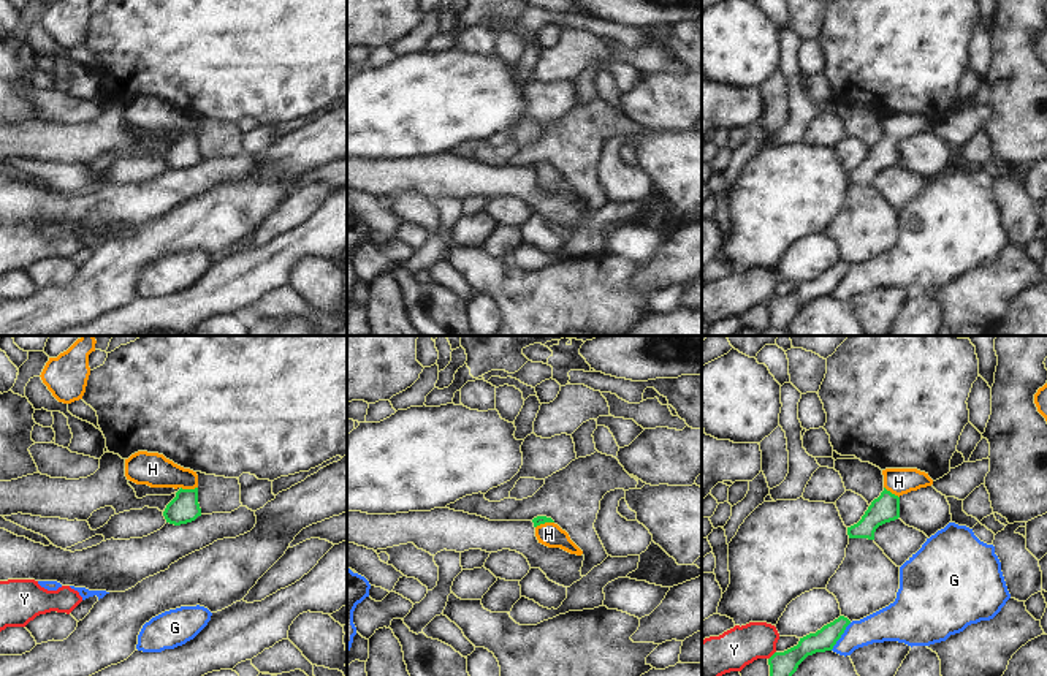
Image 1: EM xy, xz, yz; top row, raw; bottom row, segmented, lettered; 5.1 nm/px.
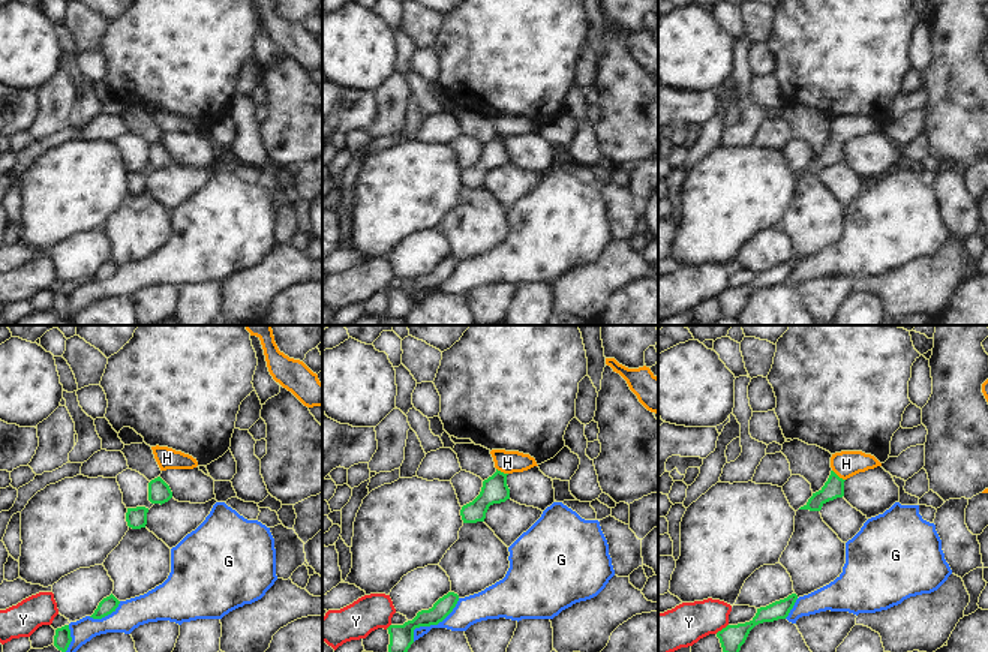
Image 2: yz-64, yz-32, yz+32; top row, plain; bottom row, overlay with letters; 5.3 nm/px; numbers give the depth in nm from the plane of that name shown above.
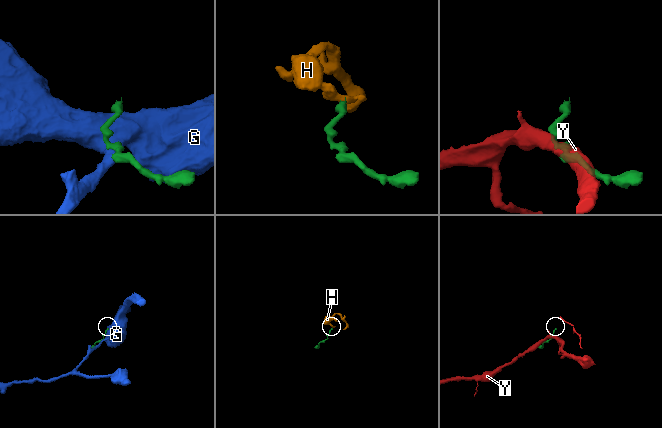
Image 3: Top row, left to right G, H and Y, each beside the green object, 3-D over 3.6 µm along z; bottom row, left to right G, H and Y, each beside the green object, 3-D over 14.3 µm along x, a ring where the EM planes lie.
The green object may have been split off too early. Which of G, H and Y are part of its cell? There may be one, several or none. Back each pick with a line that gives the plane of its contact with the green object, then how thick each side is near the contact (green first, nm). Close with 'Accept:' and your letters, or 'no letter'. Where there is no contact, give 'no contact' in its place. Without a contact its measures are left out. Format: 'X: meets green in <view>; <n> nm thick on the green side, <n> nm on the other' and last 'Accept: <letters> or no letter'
H: meets green in xy; 150 nm thick on the green side, 170 nm on the other
Accept: H

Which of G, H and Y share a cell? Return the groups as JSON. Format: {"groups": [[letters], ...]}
{"groups": [["G"], ["H"], ["Y"]]}

